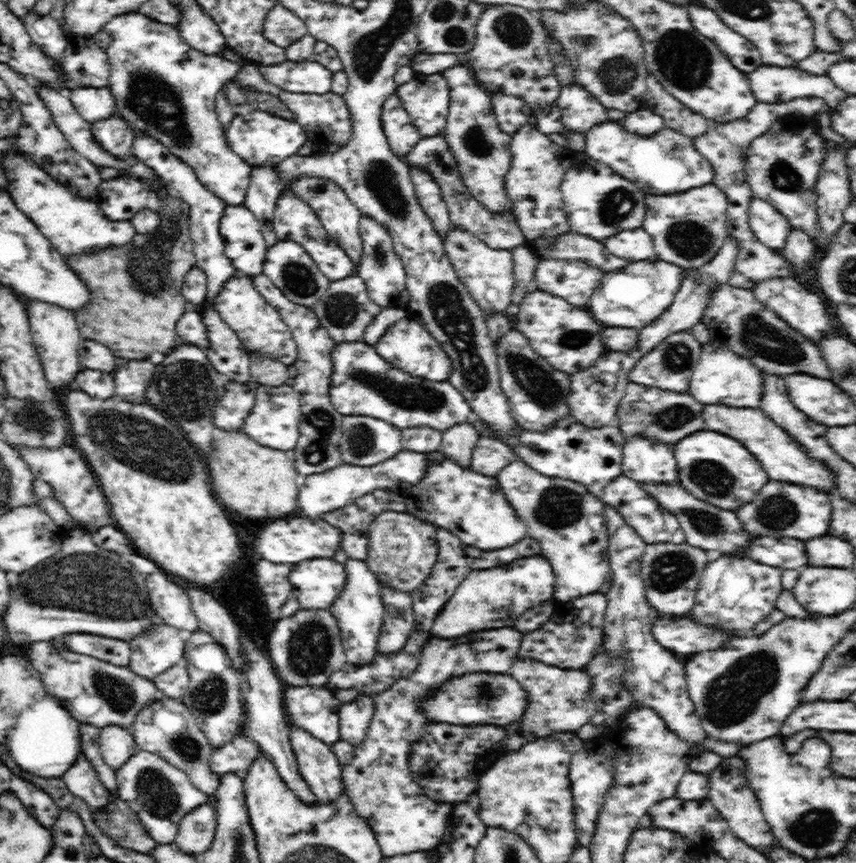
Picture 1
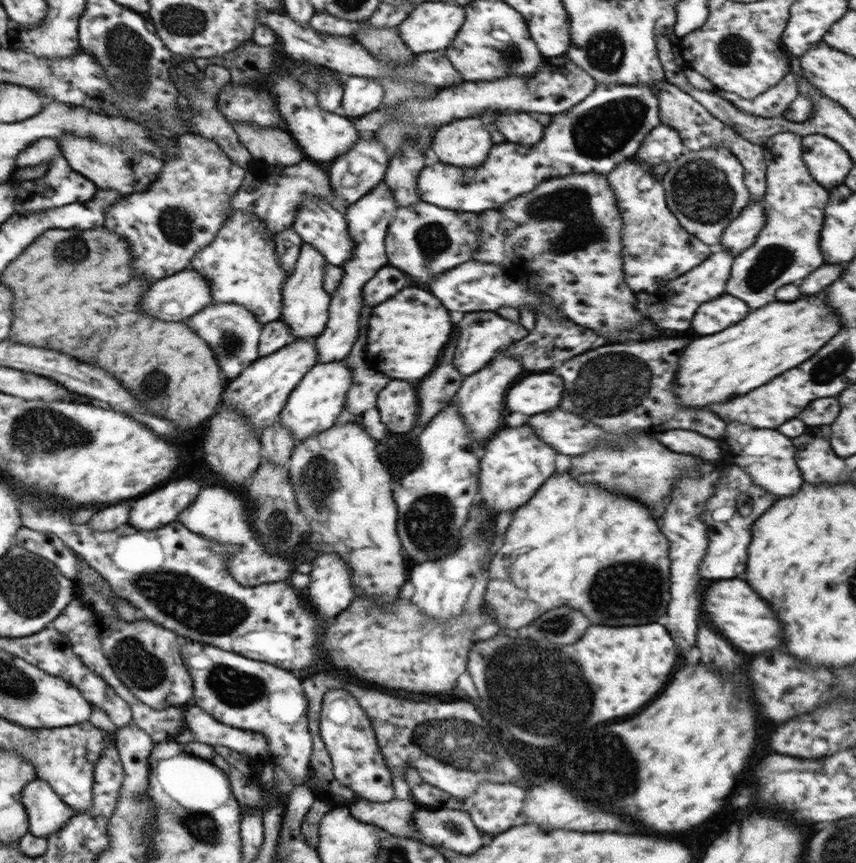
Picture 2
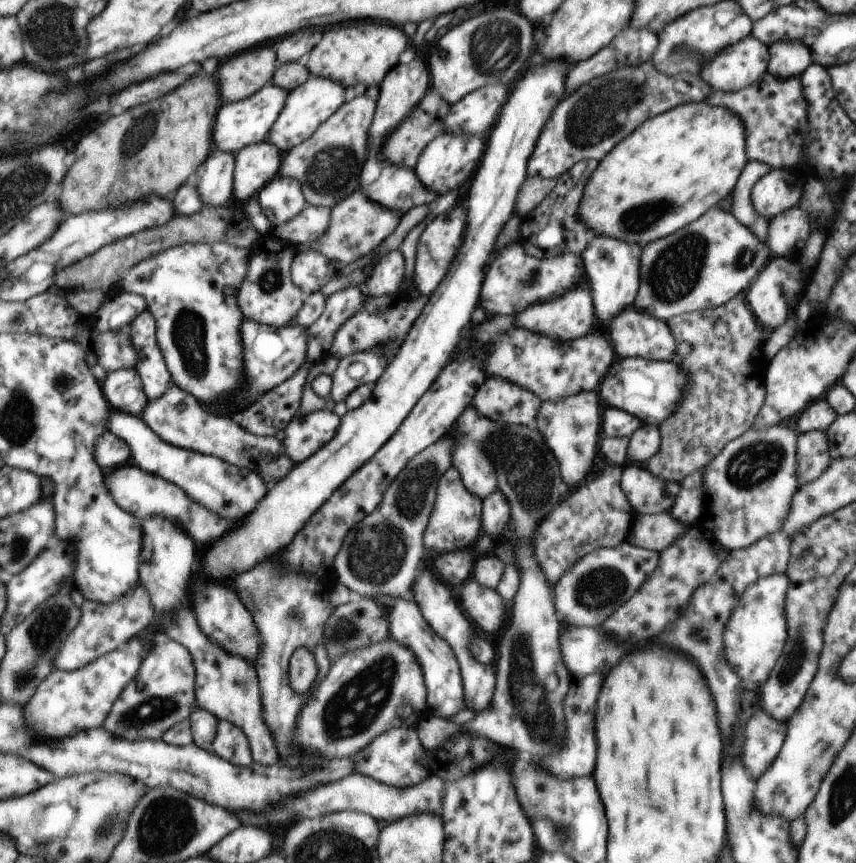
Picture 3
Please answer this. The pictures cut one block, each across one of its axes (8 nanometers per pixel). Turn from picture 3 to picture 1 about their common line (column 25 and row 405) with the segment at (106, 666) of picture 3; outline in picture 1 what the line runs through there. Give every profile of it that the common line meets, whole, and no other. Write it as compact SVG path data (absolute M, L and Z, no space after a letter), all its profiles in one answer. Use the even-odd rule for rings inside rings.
M708 404L704 408L704 422L708 430L727 435L730 438L744 442L744 446L760 461L762 468L772 481L786 482L788 485L809 486L822 490L824 493L832 493L832 486L836 484L836 474L832 468L826 466L827 462L820 462L810 458L806 450L794 442L792 436L788 436L786 430L782 430L778 424L774 424L760 408L754 410L736 410L720 404Z

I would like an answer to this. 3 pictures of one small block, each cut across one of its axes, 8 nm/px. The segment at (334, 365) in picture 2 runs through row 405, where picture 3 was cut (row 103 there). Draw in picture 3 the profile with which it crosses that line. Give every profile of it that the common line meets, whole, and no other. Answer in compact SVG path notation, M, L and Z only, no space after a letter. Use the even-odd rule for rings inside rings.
M310 75L302 86L291 90L286 96L282 112L274 120L266 140L276 146L278 154L282 157L295 146L308 140L345 102L346 88L342 84L336 84L327 78L316 78L316 76Z

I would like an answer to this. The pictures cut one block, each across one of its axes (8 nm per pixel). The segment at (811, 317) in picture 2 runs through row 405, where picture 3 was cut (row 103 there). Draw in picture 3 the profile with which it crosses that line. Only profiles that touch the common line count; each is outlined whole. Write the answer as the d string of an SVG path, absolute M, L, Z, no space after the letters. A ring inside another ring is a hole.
M686 102L646 120L598 163L586 182L578 218L598 234L644 246L717 206L733 192L746 162L742 118L724 106Z

